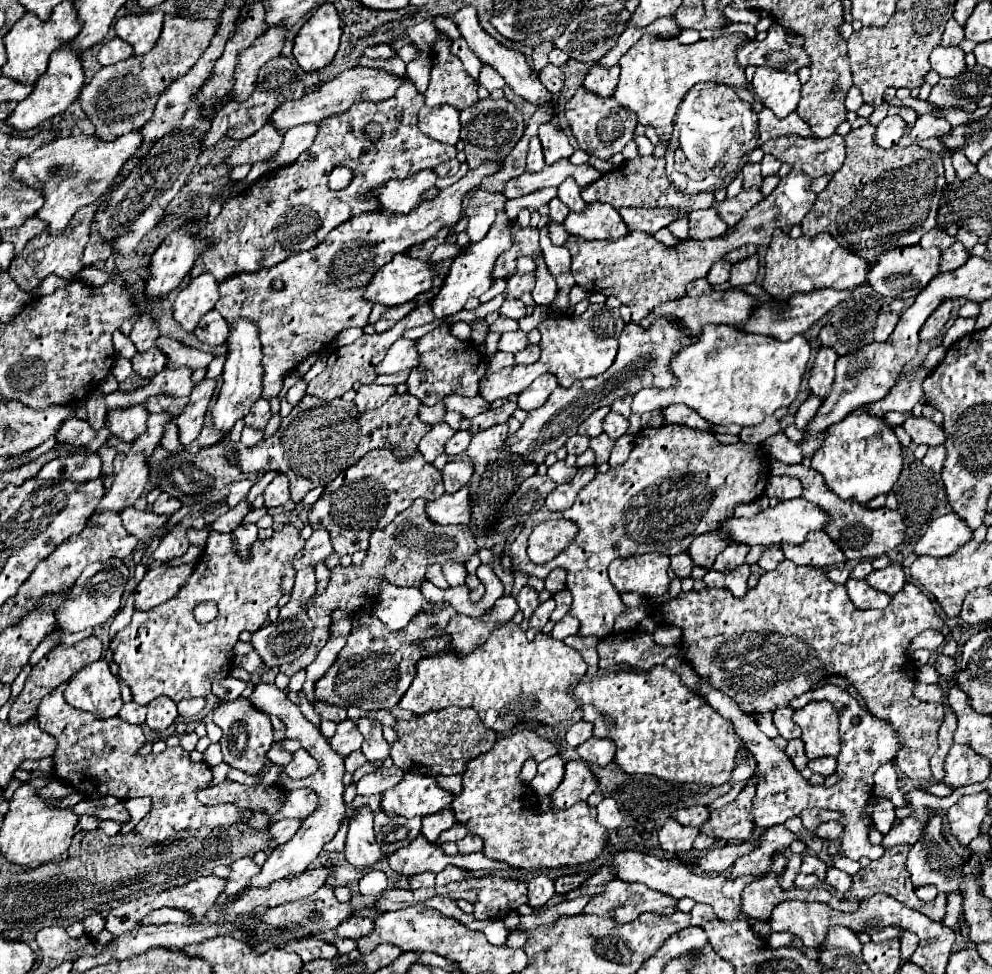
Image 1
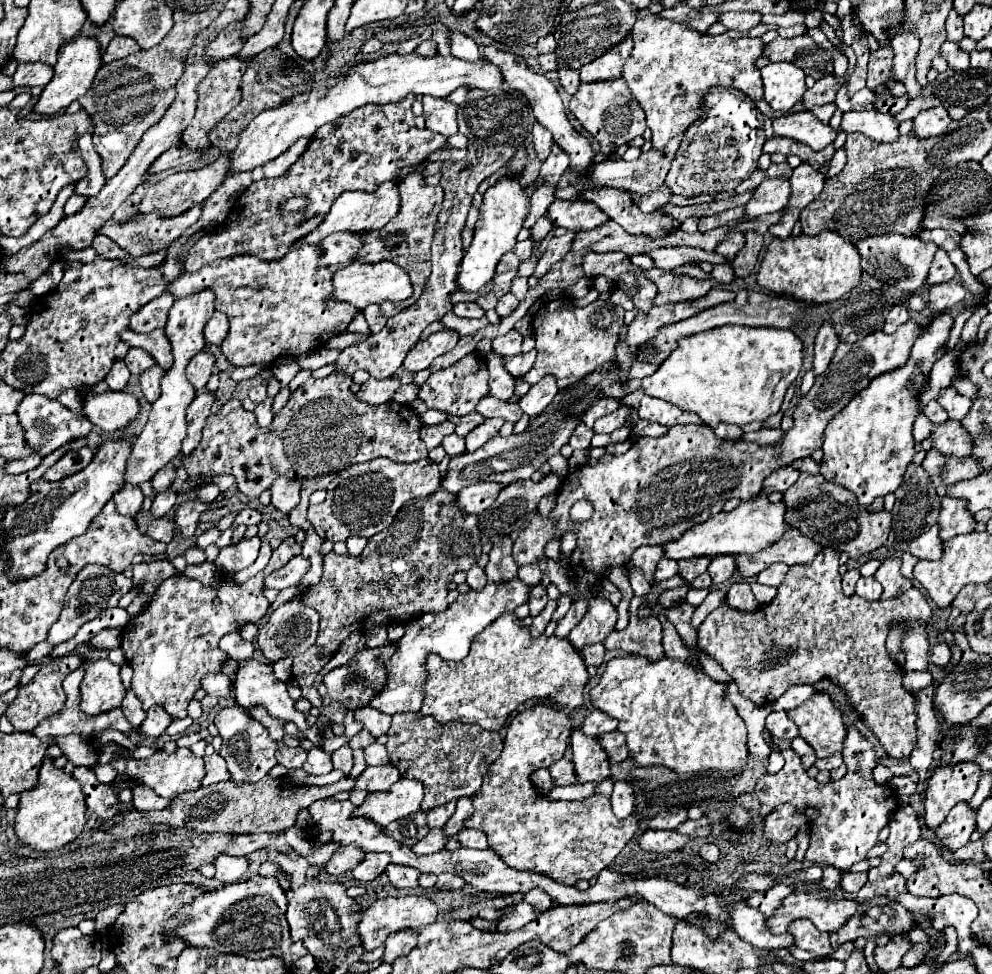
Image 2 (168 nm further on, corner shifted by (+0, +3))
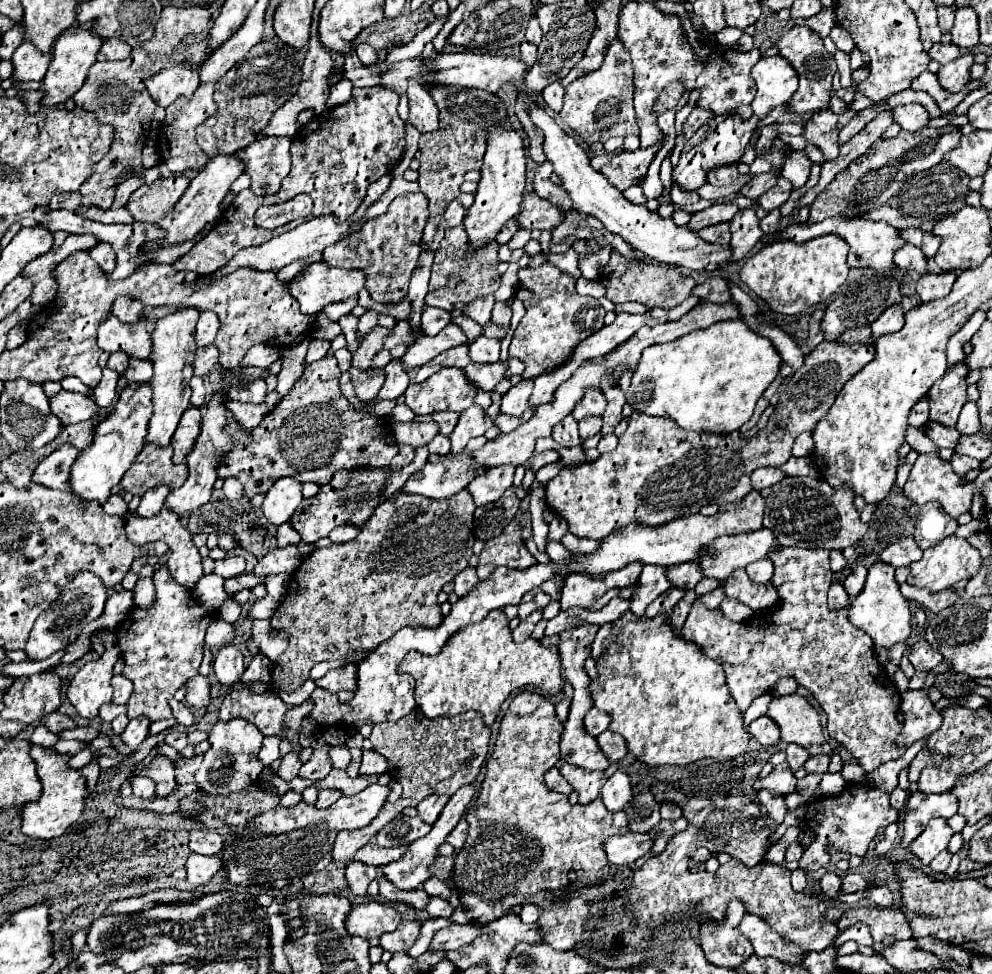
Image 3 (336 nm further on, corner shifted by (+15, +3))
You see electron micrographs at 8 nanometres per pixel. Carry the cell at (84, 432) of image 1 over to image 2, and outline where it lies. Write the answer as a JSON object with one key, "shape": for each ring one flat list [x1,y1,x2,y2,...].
{"shape":[[27,394,17,406,17,418,19,418,19,424,23,426,27,446,33,450,33,454,39,454,41,458,51,454,59,446,63,446,75,438,87,436,91,432,91,422,83,414,71,412,61,402,43,398,43,394]]}

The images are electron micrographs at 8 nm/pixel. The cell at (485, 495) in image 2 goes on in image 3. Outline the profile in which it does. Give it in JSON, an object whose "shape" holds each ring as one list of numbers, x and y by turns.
{"shape":[[498,466,488,470,486,474,476,476,468,484,468,492,472,494,476,506,484,506,488,502,498,500,512,486,512,478,514,478,514,466]]}

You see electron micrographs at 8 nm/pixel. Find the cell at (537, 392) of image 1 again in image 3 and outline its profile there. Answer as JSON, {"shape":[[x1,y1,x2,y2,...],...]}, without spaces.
{"shape":[[528,378,528,380,520,380,516,386,512,386,504,396,502,396,502,406,500,410,504,414,510,414,510,416,518,416,518,414,524,414,528,408,530,408,530,394,532,394,532,386,534,386,534,380]]}

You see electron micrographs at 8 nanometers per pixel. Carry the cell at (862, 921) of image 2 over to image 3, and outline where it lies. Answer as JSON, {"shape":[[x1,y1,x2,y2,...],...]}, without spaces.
{"shape":[[856,922,856,924,840,930,834,942,840,946,840,944,844,944,848,940,856,940,858,944,864,944,864,946,872,946,874,944,874,940,870,936,870,928,864,922]]}

